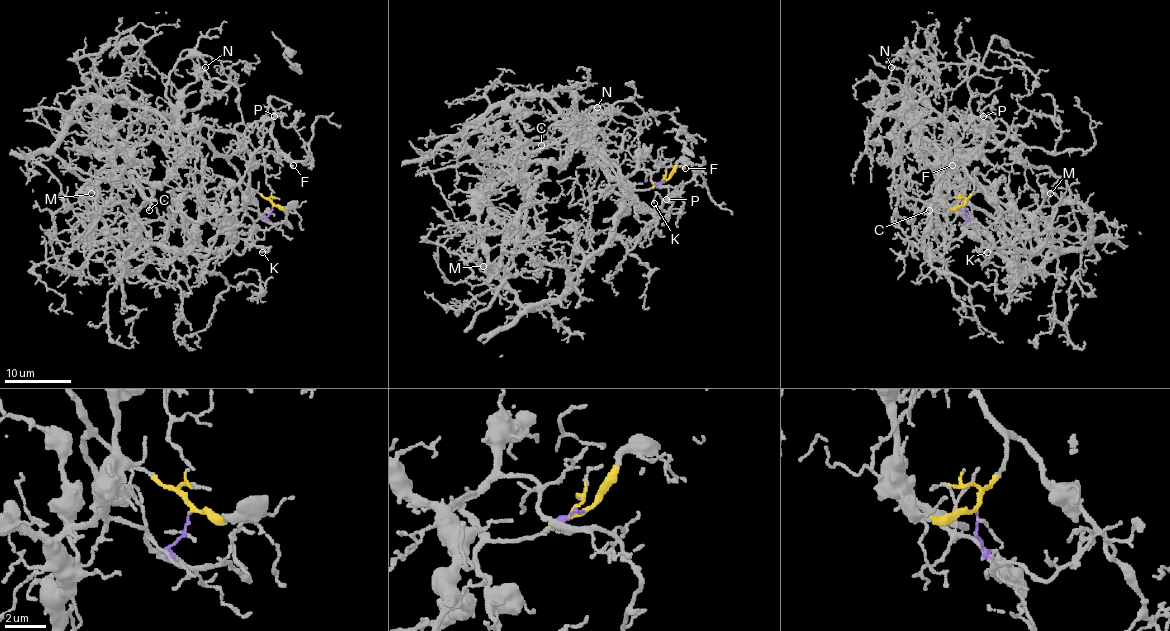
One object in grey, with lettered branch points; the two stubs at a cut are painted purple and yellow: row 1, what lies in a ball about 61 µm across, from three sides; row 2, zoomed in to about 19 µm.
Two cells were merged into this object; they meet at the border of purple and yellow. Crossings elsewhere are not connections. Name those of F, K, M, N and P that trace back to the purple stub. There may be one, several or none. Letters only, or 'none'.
F, M

